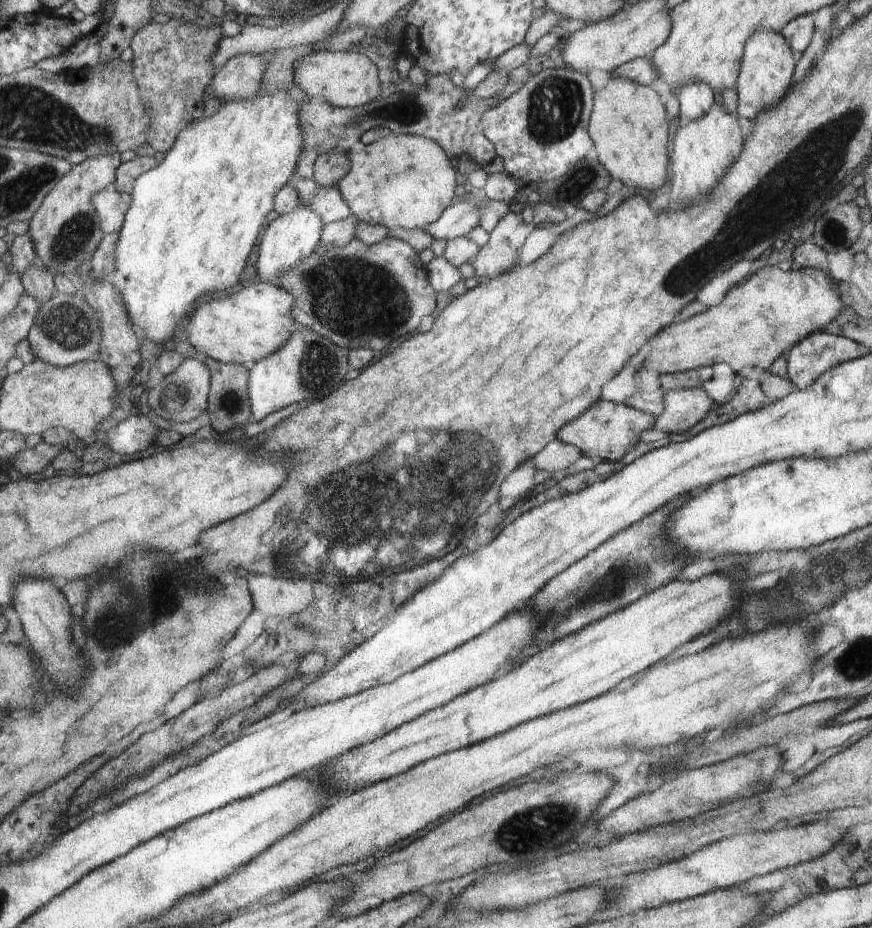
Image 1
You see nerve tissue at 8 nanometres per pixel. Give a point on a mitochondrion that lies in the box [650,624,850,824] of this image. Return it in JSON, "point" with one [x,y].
{"point":[761,783]}

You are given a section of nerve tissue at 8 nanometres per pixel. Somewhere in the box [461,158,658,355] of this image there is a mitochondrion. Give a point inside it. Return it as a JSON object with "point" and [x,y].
{"point":[570,189]}

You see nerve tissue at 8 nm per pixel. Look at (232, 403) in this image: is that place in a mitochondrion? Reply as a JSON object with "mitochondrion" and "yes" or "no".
{"mitochondrion":"yes"}

